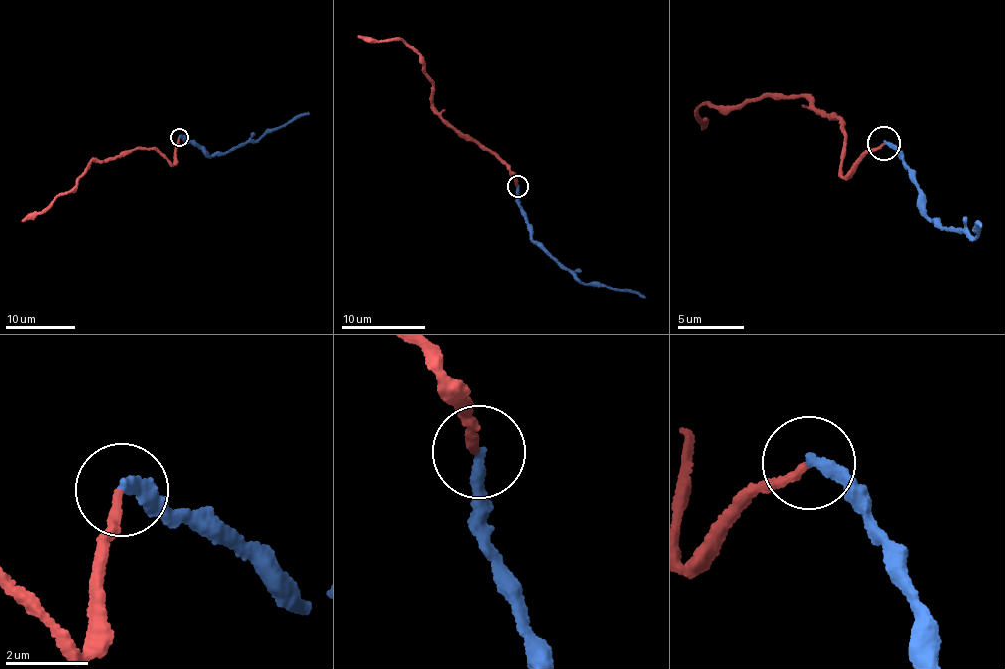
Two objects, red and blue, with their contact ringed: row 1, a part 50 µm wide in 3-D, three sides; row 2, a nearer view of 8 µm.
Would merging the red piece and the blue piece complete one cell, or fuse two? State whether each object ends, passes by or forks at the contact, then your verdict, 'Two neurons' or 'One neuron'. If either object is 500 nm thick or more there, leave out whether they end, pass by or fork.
At the ring red ends. At the ring blue ends. One neuron

